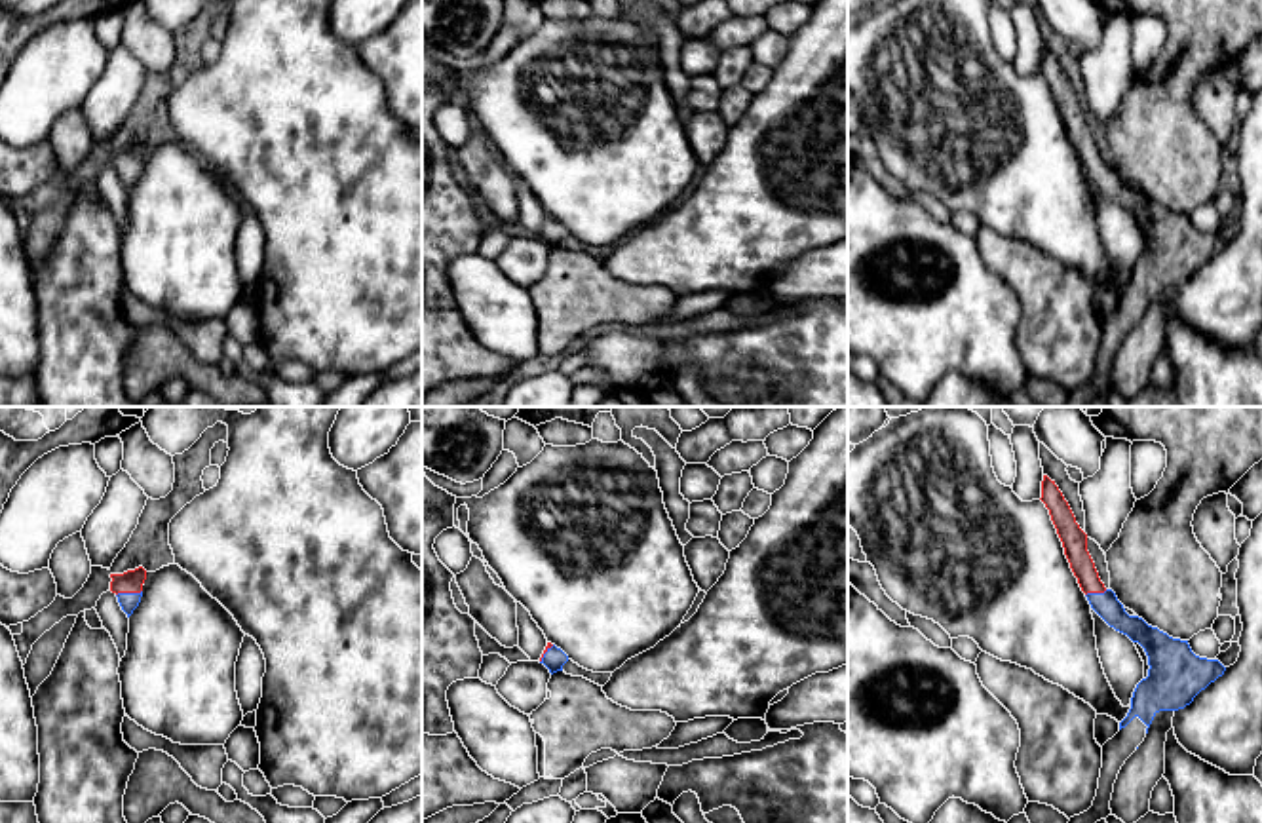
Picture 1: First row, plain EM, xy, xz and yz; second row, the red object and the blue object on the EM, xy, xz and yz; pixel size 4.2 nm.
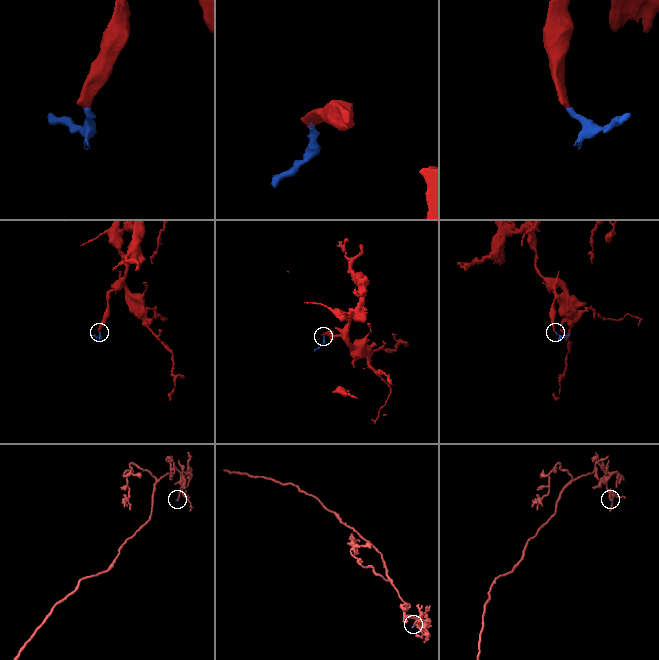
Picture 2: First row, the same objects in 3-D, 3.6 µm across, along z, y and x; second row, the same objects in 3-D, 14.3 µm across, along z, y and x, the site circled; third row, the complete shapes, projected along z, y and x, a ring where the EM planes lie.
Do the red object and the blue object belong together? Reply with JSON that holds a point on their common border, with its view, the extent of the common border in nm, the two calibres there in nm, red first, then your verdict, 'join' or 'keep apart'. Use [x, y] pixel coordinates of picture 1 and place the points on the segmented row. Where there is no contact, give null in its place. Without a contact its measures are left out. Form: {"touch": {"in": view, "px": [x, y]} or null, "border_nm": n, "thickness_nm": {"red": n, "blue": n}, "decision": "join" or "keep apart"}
{"touch": {"in": "xy", "px": [128, 592]}, "border_nm": 110, "thickness_nm": {"red": 100, "blue": 80}, "decision": "join"}

